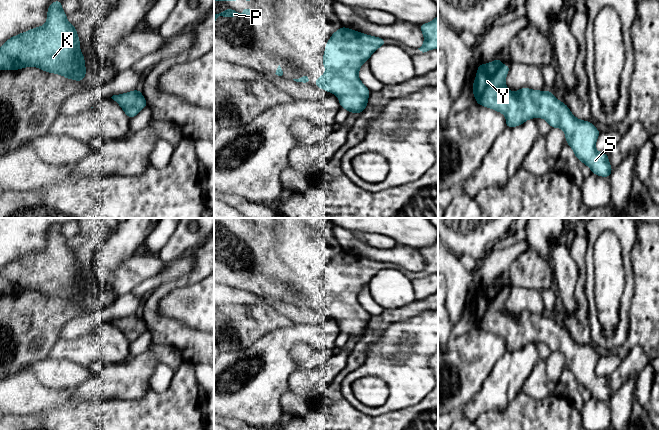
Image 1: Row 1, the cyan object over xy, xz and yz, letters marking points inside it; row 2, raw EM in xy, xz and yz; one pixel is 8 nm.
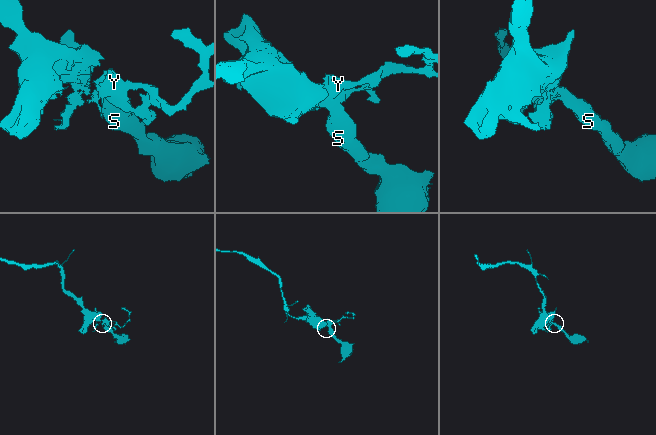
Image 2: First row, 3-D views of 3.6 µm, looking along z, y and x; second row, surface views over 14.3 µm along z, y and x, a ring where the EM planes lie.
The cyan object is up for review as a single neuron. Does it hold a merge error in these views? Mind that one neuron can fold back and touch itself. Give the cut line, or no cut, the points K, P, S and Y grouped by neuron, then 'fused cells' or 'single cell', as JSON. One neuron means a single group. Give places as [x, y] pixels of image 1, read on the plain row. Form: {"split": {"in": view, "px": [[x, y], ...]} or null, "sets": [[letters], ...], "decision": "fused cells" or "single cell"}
{"split": null, "sets": [["K", "P", "S", "Y"]], "decision": "single cell"}

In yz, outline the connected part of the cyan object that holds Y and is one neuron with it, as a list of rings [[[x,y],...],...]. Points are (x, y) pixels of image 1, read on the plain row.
[[[500,281],[487,288],[478,288],[478,295],[471,310],[476,327],[503,337],[506,341],[506,352],[520,350],[532,342],[545,343],[551,352],[561,352],[565,357],[566,367],[574,375],[575,381],[587,389],[593,398],[609,402],[613,392],[609,387],[608,377],[598,376],[595,368],[600,355],[590,346],[577,343],[569,331],[559,325],[552,316],[544,314],[531,314],[523,311],[516,316],[507,314],[505,302],[510,294],[510,289],[503,289]]]

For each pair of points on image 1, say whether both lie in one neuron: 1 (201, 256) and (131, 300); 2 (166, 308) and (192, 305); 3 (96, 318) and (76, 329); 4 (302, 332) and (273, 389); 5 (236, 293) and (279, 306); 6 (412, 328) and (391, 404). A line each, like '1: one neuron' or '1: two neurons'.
1: two neurons
2: one neuron
3: one neuron
4: one neuron
5: one neuron
6: one neuron

